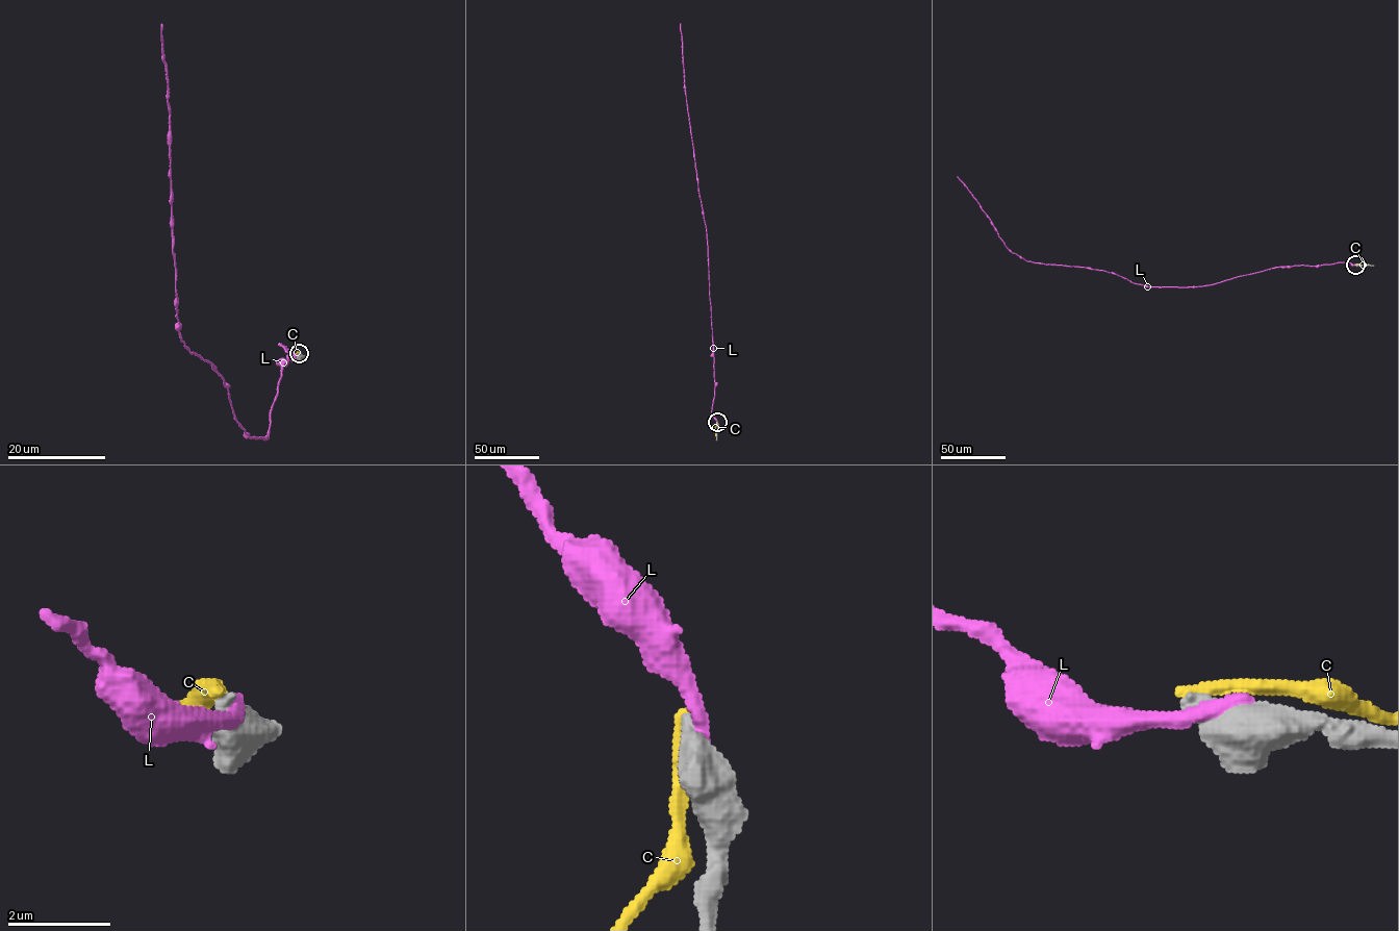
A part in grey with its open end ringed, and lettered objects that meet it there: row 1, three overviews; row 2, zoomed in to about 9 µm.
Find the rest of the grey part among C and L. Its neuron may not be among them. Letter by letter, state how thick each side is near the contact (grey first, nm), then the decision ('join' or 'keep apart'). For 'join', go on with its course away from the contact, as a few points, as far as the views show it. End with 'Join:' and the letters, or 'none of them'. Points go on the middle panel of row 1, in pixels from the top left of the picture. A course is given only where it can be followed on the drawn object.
C: 550 nm thick on the grey side, 320 nm on the other; keep apart
L: 750 nm thick on the grey side, 340 nm on the other; keep apart
Join: none of them

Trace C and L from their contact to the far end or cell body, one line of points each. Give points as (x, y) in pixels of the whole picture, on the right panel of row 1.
C: (1355, 265), (1370, 265)
L: (1356, 265), (1274, 267), (1211, 284), (1178, 287), (1146, 286), (1102, 270), (1033, 262), (1008, 248), (958, 176)

